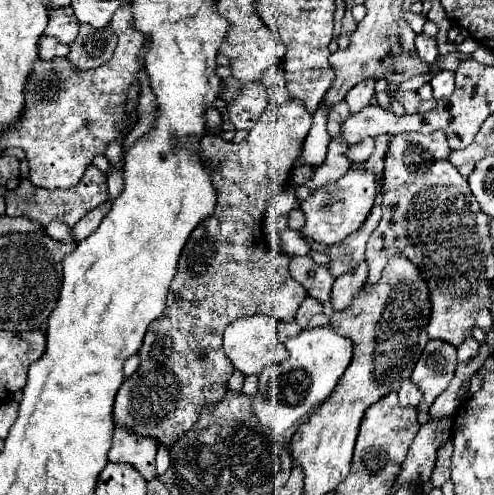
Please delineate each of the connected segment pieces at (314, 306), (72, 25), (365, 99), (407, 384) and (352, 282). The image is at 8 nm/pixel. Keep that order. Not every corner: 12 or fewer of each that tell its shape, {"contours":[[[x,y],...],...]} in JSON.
{"contours":[[[304,300],[300,304],[296,322],[306,322],[318,312],[316,300]],[[70,6],[50,8],[44,36],[70,44],[78,20]],[[362,80],[346,94],[350,114],[370,104],[376,80]],[[410,380],[398,390],[402,406],[418,406],[422,398]],[[366,262],[338,276],[332,308],[344,310],[368,278]]]}

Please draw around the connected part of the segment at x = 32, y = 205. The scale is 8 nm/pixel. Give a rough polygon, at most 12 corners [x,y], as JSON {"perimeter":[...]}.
{"perimeter":[[86,168],[74,188],[38,188],[20,178],[6,214],[46,228],[74,226],[108,200],[106,174]]}

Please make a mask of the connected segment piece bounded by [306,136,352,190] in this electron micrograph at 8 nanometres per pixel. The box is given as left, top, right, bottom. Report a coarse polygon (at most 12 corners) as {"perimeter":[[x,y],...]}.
{"perimeter":[[334,138],[306,186],[316,190],[350,170],[350,146]]}

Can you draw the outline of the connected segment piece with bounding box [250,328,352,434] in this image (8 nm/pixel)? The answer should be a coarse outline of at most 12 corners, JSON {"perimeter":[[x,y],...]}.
{"perimeter":[[330,328],[290,338],[250,408],[284,434],[334,392],[352,341]]}

